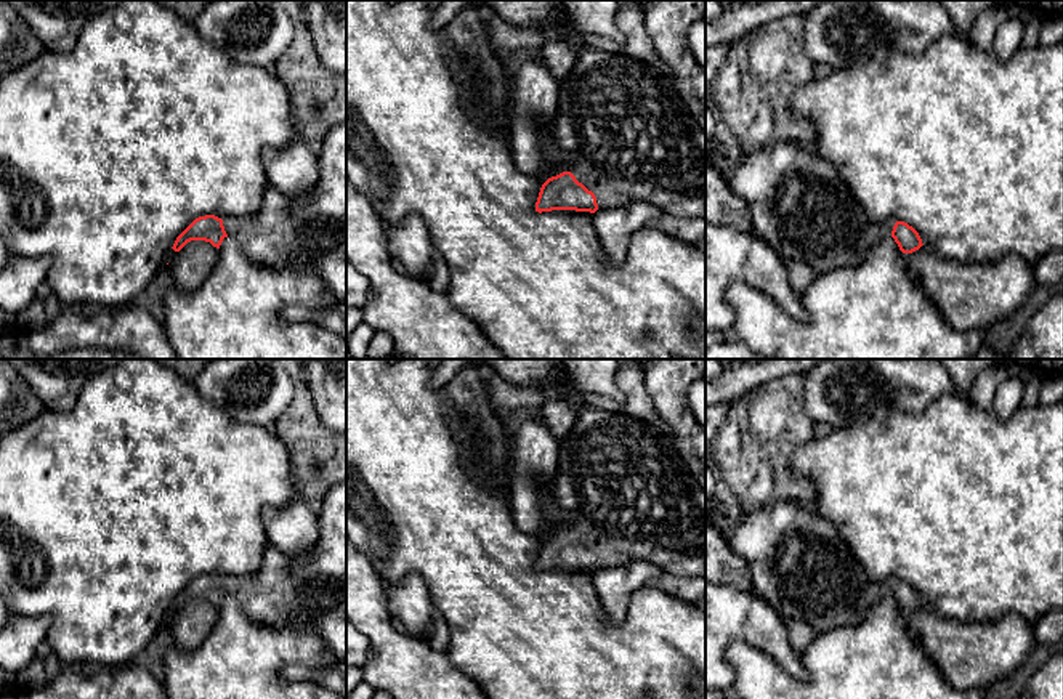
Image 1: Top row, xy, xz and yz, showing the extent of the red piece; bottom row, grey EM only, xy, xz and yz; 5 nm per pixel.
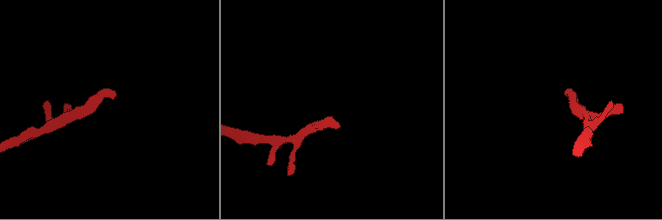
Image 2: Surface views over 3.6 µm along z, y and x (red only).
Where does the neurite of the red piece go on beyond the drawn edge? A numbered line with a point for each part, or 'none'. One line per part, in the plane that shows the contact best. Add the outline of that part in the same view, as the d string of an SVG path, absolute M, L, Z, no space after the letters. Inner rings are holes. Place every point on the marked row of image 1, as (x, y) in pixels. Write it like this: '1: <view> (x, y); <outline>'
1: xz (629, 135); M585 46L572 71L560 82L552 122L555 143L569 156L569 170L596 197L598 208L649 202L677 218L705 220L705 131L691 115L670 77L627 53Z

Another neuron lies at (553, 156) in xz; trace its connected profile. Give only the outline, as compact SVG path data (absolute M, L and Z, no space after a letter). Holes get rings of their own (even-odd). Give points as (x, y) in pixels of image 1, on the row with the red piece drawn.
M552 125L540 127L540 149L548 167L558 172L569 170L569 156L556 146Z

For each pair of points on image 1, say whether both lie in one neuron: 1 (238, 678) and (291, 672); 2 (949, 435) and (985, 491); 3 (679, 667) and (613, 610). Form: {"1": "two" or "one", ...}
{"1": "two", "2": "one", "3": "two"}

